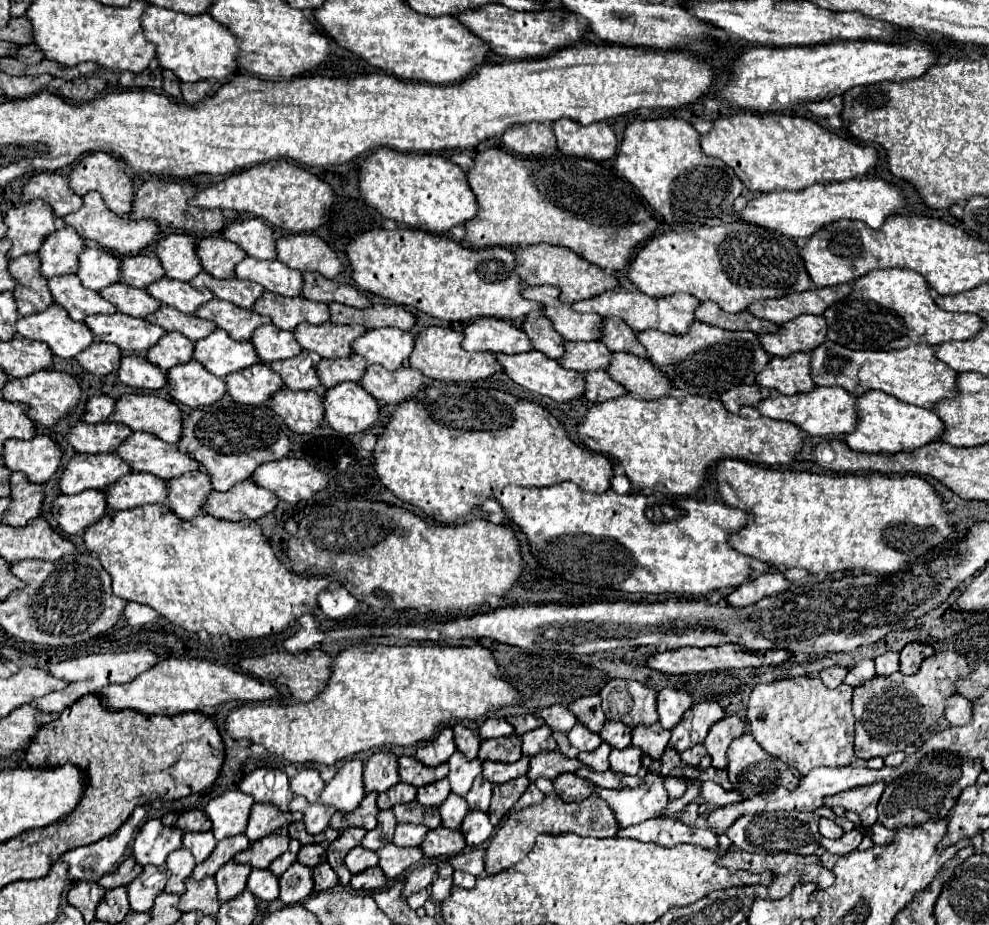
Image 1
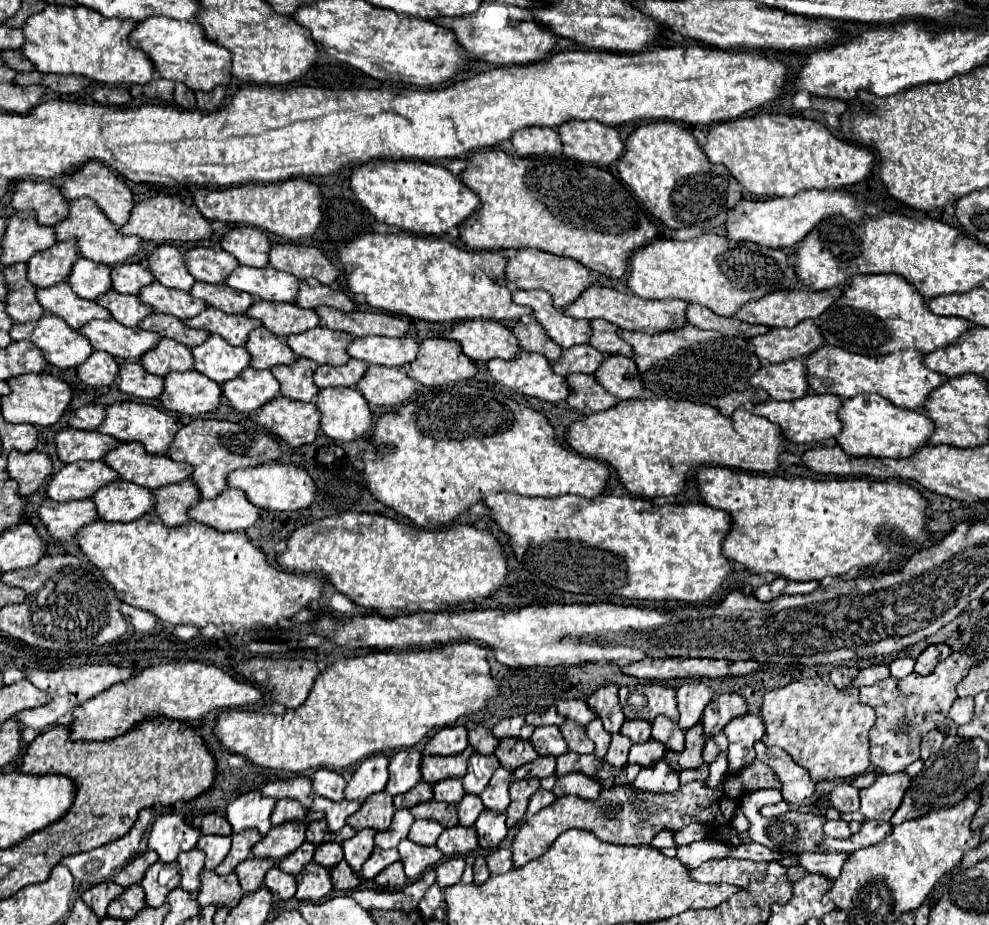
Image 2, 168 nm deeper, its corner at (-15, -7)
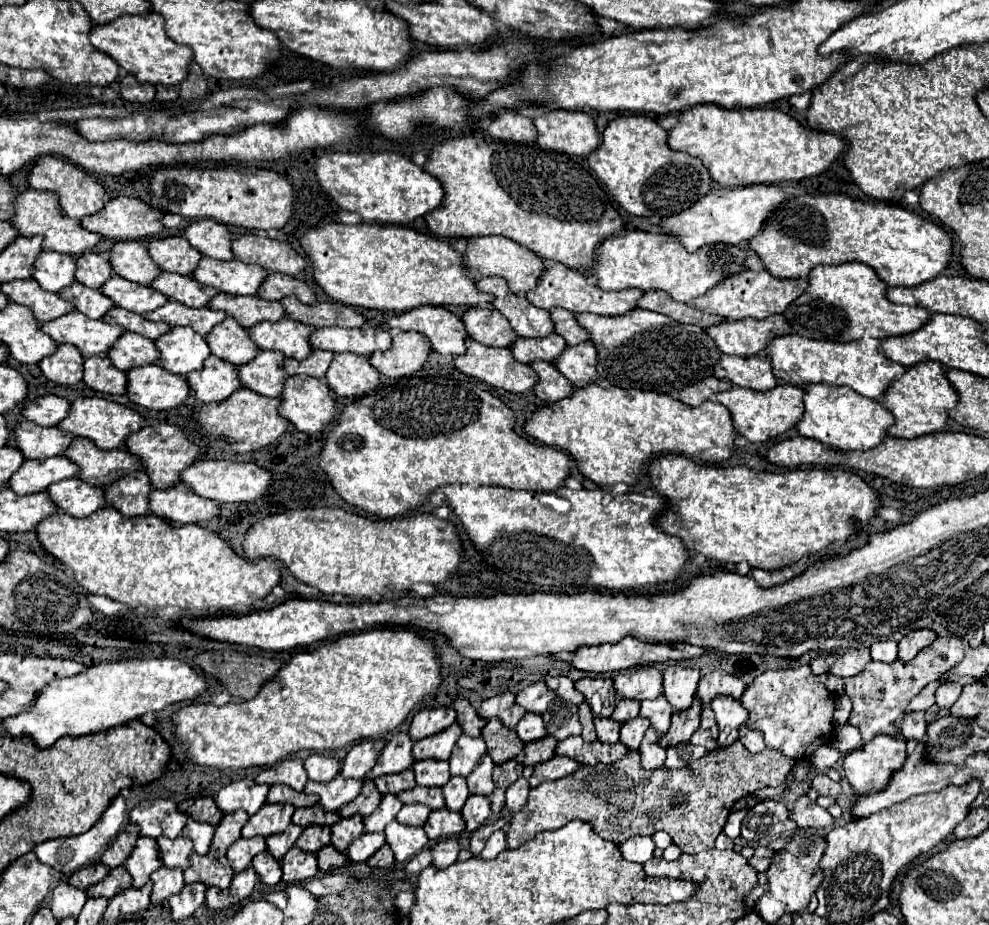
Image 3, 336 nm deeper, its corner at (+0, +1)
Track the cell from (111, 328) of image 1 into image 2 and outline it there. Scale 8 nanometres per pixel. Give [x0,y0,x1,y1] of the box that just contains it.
[78,320,160,360]

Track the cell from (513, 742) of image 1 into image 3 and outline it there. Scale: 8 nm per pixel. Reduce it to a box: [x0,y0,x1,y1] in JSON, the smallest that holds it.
[481,718,525,764]

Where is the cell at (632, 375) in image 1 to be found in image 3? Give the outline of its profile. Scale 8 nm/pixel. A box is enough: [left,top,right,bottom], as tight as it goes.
[555,342,597,386]

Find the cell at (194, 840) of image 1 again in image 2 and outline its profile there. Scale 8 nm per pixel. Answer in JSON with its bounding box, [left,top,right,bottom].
[198,836,230,870]

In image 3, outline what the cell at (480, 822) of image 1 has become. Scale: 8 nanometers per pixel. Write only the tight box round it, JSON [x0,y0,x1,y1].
[461,796,491,832]

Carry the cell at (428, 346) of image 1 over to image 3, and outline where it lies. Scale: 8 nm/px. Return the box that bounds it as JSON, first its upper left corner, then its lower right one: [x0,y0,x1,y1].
[371,332,431,378]

